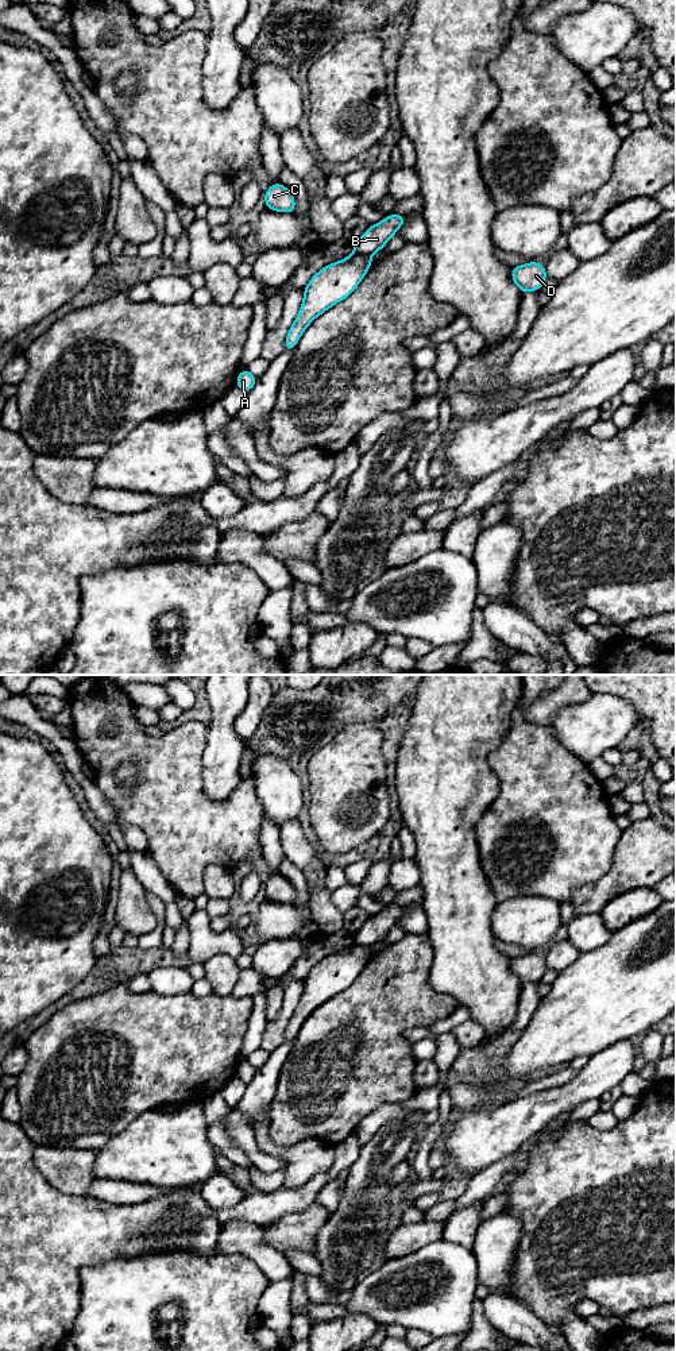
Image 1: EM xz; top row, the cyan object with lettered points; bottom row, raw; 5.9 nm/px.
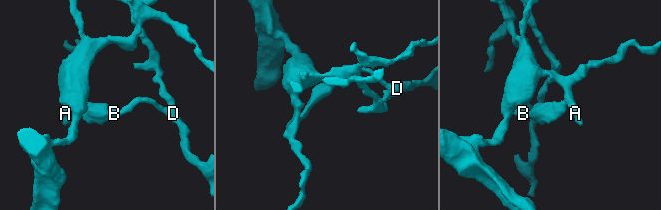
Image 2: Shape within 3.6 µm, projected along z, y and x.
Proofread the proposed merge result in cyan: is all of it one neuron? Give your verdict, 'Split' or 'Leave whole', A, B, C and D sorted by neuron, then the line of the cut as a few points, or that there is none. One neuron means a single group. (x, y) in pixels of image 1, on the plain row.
Split. Groups: A C / B D. Split along xz (354, 942), (369, 946)

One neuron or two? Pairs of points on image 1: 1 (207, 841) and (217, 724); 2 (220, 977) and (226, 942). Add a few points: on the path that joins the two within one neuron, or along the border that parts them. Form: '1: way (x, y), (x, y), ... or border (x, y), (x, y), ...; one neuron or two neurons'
1: border (203, 768), (204, 794), (213, 801), (226, 801); two neurons
2: border (235, 958), (227, 954), (213, 954), (203, 962); two neurons

